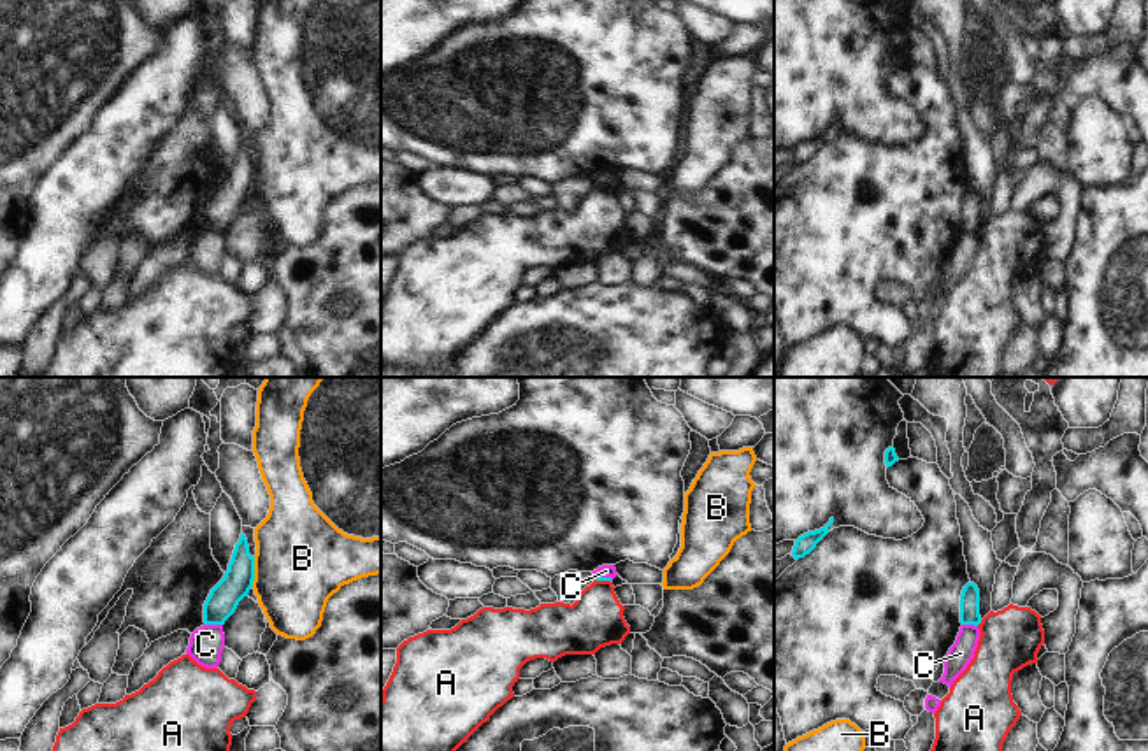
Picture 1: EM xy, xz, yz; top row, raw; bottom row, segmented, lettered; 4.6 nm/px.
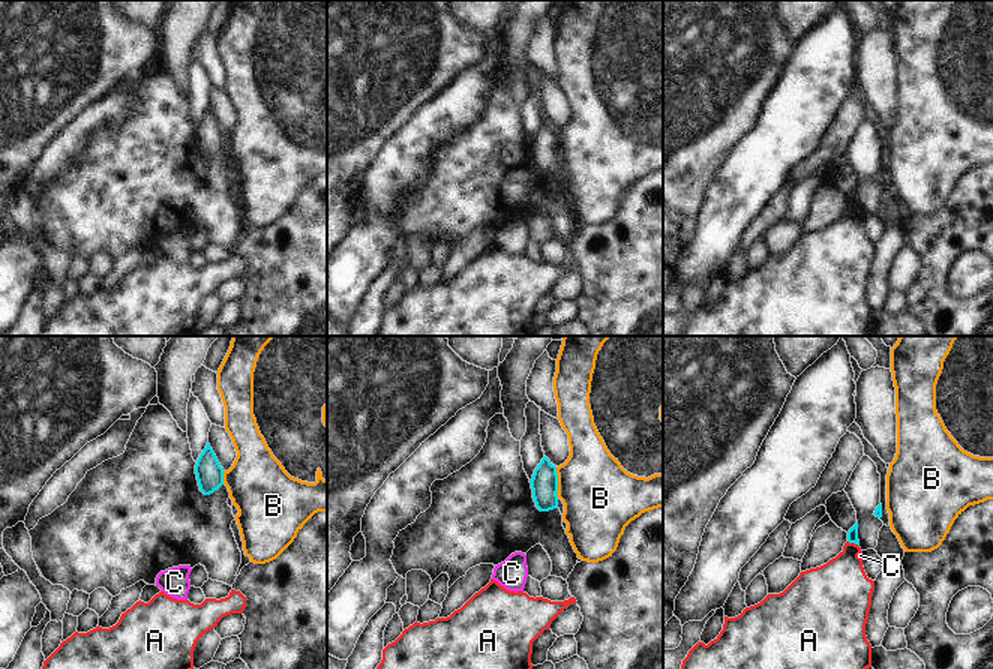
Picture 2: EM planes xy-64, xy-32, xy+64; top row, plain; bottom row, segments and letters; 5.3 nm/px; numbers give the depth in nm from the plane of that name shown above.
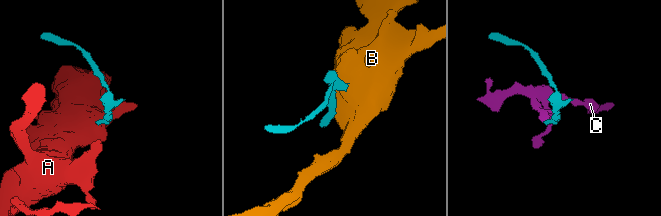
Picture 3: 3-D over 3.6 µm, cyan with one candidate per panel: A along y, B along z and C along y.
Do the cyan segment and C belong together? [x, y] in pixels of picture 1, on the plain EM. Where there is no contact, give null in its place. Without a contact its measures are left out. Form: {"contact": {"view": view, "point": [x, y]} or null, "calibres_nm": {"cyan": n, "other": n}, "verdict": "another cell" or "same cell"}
{"contact": {"view": "xy", "point": [215, 230]}, "calibres_nm": {"cyan": 140, "other": 160}, "verdict": "another cell"}

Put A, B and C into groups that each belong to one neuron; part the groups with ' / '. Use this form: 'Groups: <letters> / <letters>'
Groups: A / B / C

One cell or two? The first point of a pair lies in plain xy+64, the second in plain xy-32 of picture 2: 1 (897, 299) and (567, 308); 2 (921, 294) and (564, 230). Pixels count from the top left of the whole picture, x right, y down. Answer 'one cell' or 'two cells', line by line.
1: one cell
2: two cells

